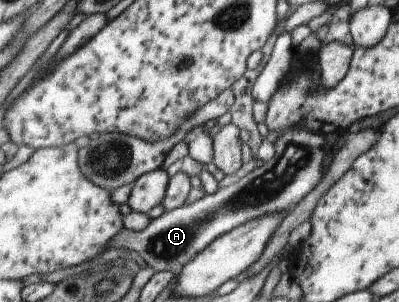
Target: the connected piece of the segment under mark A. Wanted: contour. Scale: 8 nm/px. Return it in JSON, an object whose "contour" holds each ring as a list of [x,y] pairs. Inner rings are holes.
{"contour":[[[300,128],[286,130],[276,139],[274,145],[274,156],[261,167],[256,166],[235,183],[218,188],[216,193],[204,194],[193,203],[166,210],[142,231],[133,232],[124,228],[112,239],[107,249],[123,247],[136,251],[155,272],[171,271],[177,276],[191,259],[220,237],[222,231],[234,229],[266,214],[288,213],[319,184],[323,176],[324,154],[330,146],[326,145],[323,135]]]}

